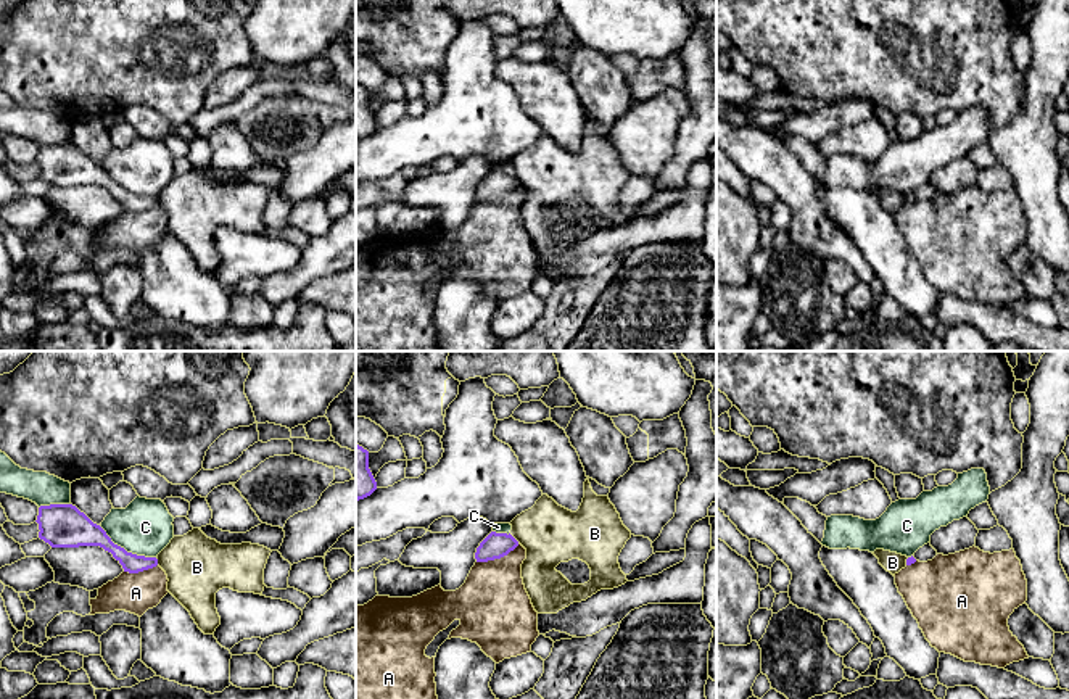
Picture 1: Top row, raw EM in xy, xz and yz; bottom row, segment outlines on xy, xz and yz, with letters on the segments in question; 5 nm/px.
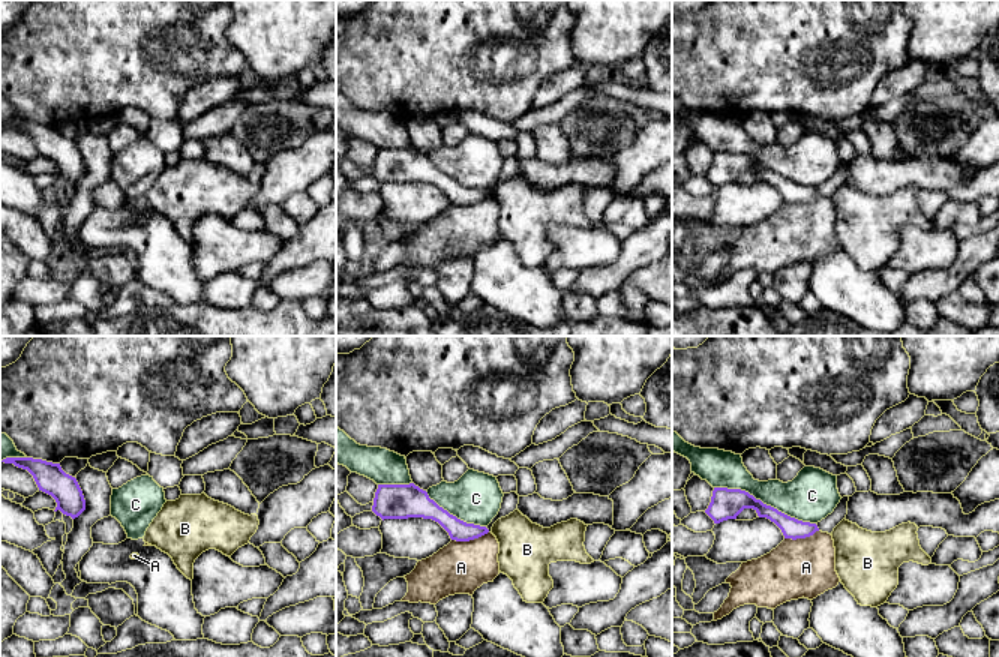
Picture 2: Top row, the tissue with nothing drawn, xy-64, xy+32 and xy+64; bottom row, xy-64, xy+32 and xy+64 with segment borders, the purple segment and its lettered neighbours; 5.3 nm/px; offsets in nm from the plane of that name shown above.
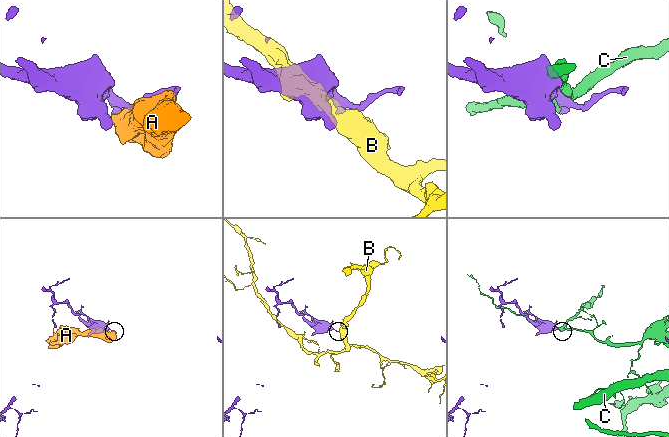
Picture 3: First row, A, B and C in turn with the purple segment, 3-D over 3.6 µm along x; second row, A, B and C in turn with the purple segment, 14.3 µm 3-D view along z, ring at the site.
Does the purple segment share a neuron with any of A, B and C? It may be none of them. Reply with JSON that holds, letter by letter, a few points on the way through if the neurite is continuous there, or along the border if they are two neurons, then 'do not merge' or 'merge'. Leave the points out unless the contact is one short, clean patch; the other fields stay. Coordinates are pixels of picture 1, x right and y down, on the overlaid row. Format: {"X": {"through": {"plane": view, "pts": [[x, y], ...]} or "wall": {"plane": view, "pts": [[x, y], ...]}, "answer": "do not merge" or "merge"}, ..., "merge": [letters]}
{"A": {"answer": "do not merge"}, "B": {"wall": {"plane": "xz", "pts": [[509, 533], [519, 541]]}, "answer": "do not merge"}, "C": {"answer": "do not merge"}, "merge": []}

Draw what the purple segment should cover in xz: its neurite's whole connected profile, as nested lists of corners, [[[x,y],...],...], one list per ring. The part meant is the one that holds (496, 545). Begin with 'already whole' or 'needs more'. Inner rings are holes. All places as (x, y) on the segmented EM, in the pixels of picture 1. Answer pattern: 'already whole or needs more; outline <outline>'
already whole; outline [[[491,531],[477,548],[477,562],[488,562],[507,556],[518,546],[518,541],[509,533]]]

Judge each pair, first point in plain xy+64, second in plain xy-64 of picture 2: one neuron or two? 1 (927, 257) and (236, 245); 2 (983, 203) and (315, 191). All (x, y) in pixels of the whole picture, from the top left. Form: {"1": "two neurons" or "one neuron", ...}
{"1": "one neuron", "2": "one neuron"}

